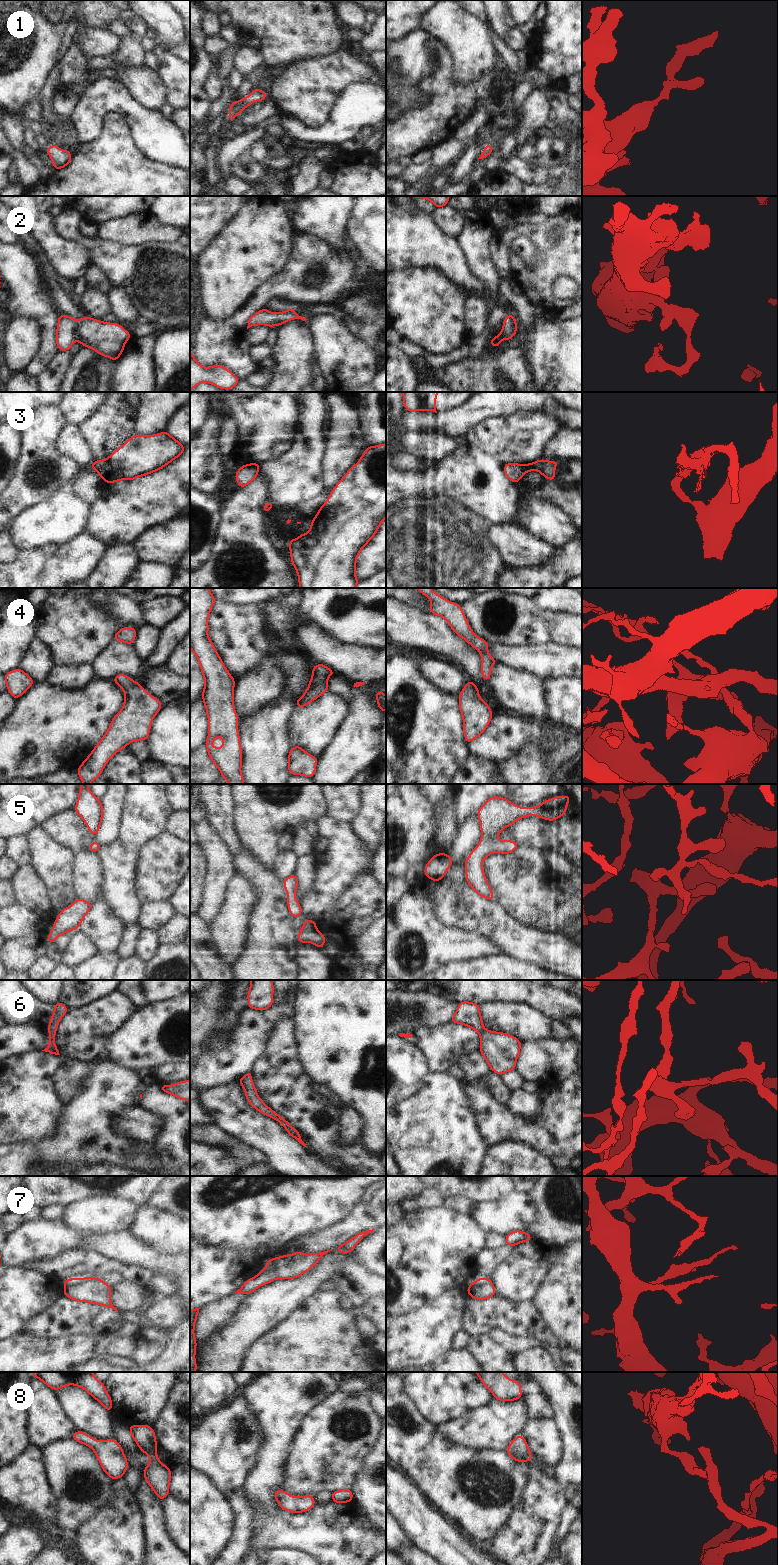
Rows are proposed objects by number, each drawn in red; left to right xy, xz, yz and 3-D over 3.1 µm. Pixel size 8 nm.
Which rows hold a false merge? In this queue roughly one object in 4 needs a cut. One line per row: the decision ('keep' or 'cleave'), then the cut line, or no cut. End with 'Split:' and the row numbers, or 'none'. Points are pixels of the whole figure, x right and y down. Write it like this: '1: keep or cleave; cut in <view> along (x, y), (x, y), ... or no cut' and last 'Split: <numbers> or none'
1: keep; no cut
2: keep; no cut
3: cleave; cut in xz along (296, 539), (301, 546), (299, 552)
4: keep; no cut
5: keep; no cut
6: keep; no cut
7: keep; no cut
8: keep; no cut
Split: 3

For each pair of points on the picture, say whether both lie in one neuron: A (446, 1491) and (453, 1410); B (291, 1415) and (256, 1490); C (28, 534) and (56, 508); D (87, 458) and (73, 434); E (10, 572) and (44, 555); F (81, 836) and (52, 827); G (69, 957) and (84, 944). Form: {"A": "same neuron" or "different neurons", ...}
{"A": "different neurons", "B": "same neuron", "C": "same neuron", "D": "same neuron", "E": "same neuron", "F": "same neuron", "G": "same neuron"}

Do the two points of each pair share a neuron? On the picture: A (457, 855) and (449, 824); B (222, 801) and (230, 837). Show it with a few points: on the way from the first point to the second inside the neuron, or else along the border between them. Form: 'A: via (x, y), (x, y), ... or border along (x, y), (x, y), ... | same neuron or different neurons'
A: border along (458, 829), (454, 842), (446, 853) | different neurons
B: via (222, 810), (227, 828) | same neuron

